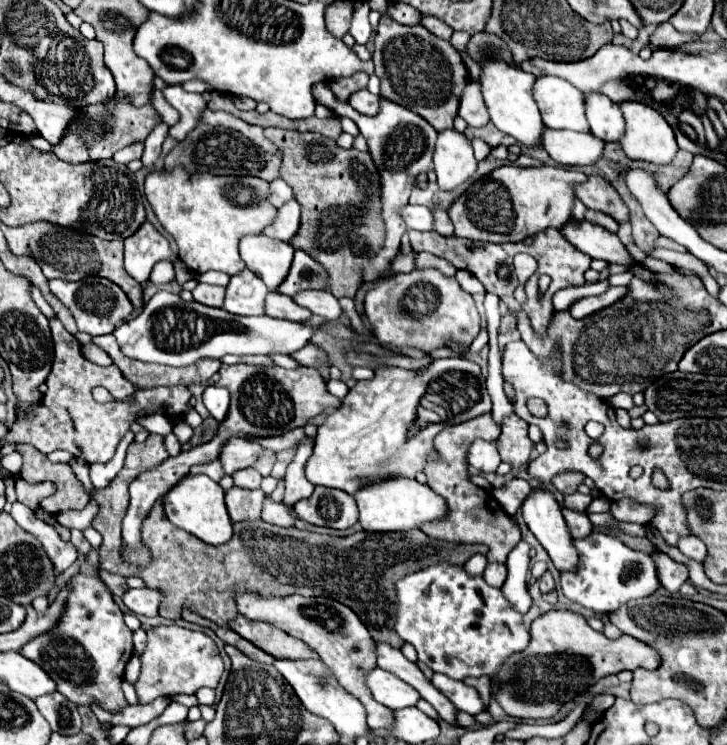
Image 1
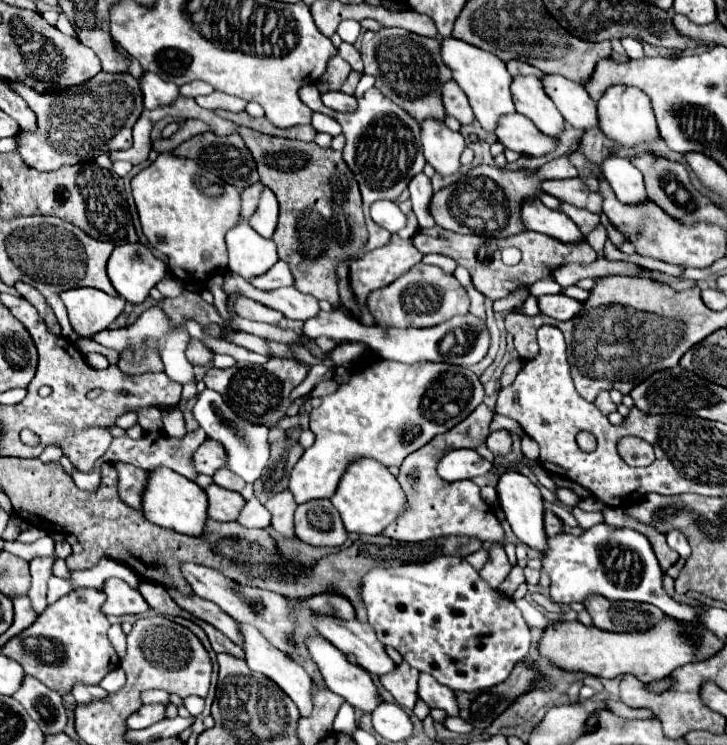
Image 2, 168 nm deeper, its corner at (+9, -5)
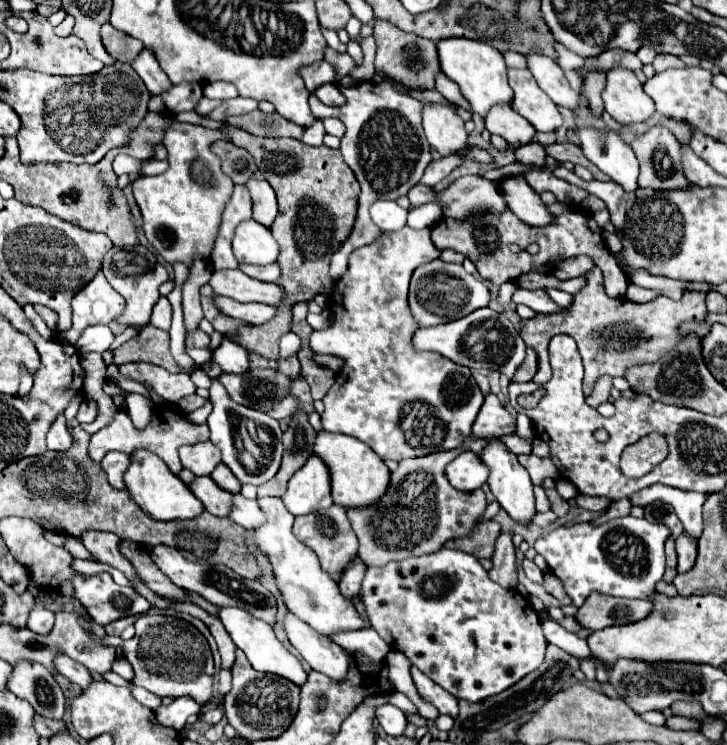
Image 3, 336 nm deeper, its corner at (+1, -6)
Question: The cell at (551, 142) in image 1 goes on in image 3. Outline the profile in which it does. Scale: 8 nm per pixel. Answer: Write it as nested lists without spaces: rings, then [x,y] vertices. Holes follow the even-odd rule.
[[[504,104],[494,106],[488,112],[486,128],[490,130],[490,134],[502,136],[512,146],[522,146],[532,142],[536,134],[536,130],[526,118],[522,118],[518,112],[514,112],[510,106],[504,106]]]

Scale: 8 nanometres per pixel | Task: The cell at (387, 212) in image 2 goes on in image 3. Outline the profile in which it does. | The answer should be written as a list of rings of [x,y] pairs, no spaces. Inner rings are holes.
[[[376,200],[370,208],[372,220],[384,230],[384,232],[394,232],[406,226],[406,214],[408,210],[400,208],[392,200]]]

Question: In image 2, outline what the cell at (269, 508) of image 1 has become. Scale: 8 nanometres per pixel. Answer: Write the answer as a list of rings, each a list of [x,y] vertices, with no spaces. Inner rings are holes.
[[[252,497],[246,501],[244,509],[240,511],[238,519],[236,519],[240,525],[244,527],[258,527],[258,529],[266,529],[270,525],[270,513],[264,509],[264,505]]]

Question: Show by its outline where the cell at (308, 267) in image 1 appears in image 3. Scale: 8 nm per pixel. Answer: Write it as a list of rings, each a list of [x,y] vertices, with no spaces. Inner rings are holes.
[[[240,264],[240,270],[244,274],[248,274],[250,278],[256,278],[260,282],[278,282],[280,280],[280,266],[272,264],[272,266],[250,266],[250,264]]]

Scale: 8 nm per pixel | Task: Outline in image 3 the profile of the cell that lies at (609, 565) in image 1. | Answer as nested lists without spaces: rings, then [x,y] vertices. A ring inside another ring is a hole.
[[[632,516],[608,520],[602,526],[574,524],[560,526],[534,544],[536,552],[548,562],[554,576],[564,584],[574,606],[582,606],[592,590],[620,596],[650,600],[656,594],[656,584],[664,576],[664,542],[670,530],[664,524],[650,524]]]

